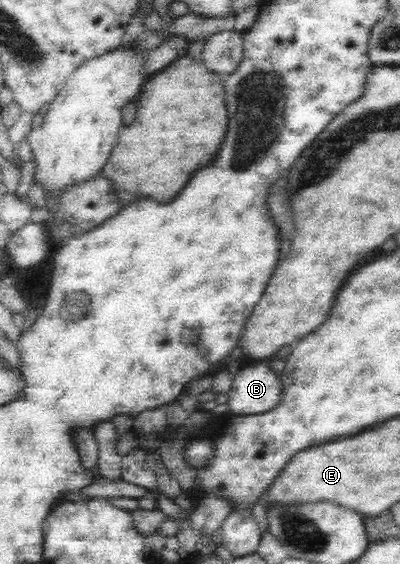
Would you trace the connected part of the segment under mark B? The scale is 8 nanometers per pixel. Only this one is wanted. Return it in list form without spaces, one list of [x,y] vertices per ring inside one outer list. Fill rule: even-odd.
[[[268,362],[239,369],[228,392],[228,412],[246,417],[270,410],[280,401],[280,383],[280,374]]]

